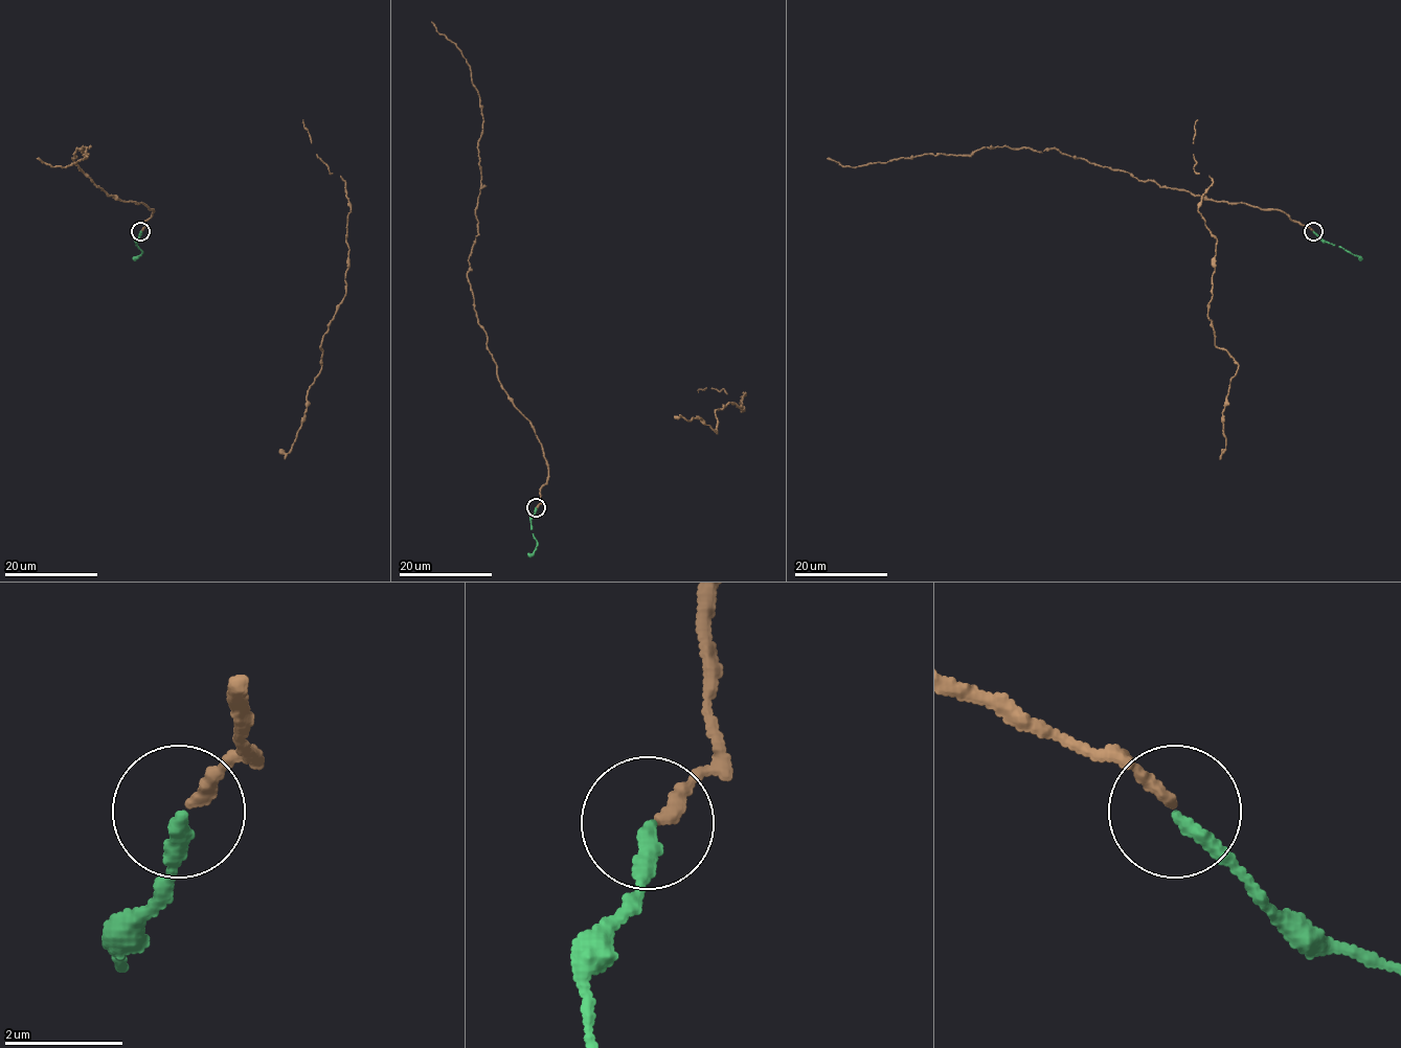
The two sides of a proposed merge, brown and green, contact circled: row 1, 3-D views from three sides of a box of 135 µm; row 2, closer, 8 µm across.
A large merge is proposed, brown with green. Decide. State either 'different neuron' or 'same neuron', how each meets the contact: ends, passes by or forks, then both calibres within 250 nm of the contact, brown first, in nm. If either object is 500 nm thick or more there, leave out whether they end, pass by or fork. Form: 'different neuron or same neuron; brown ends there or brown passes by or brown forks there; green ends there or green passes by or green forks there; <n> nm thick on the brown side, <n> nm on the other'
same neuron; brown ends there; green ends there; 200 nm thick on the brown side, 260 nm on the other

